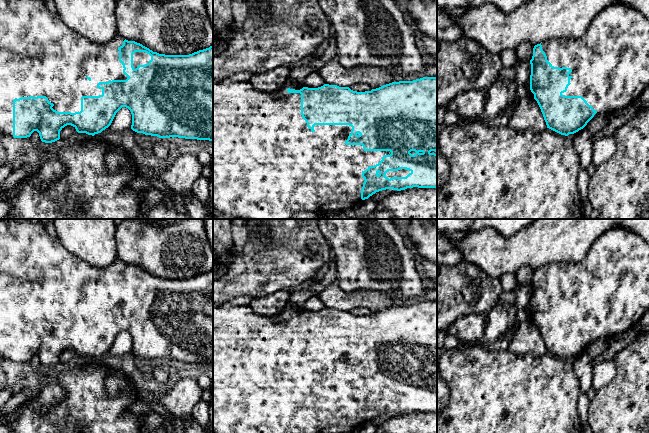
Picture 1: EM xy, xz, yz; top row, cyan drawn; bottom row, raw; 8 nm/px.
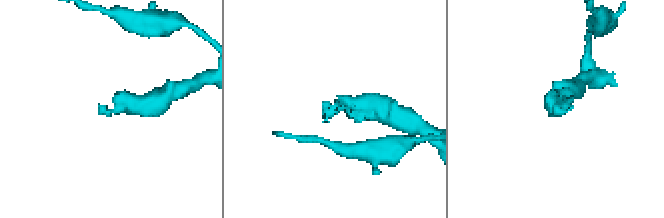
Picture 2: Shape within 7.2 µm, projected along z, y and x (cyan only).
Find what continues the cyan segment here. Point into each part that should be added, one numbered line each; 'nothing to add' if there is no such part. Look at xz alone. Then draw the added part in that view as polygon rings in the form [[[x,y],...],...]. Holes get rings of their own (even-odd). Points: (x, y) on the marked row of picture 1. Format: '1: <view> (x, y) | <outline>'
1: xz (267, 164) | [[[225,80],[213,84],[213,219],[292,219],[296,212],[308,211],[321,216],[355,207],[362,201],[361,189],[365,181],[362,172],[378,164],[384,155],[391,154],[390,151],[364,151],[362,145],[346,145],[345,141],[352,130],[349,125],[315,125],[312,132],[301,115],[301,94],[288,93],[288,88],[300,90],[303,86],[286,84],[273,92],[260,92],[250,82]]]

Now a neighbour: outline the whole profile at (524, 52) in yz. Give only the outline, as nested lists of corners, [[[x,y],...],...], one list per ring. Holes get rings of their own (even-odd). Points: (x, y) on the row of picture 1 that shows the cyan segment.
[[[528,41],[521,43],[516,49],[517,63],[525,62],[532,59],[534,45]]]

